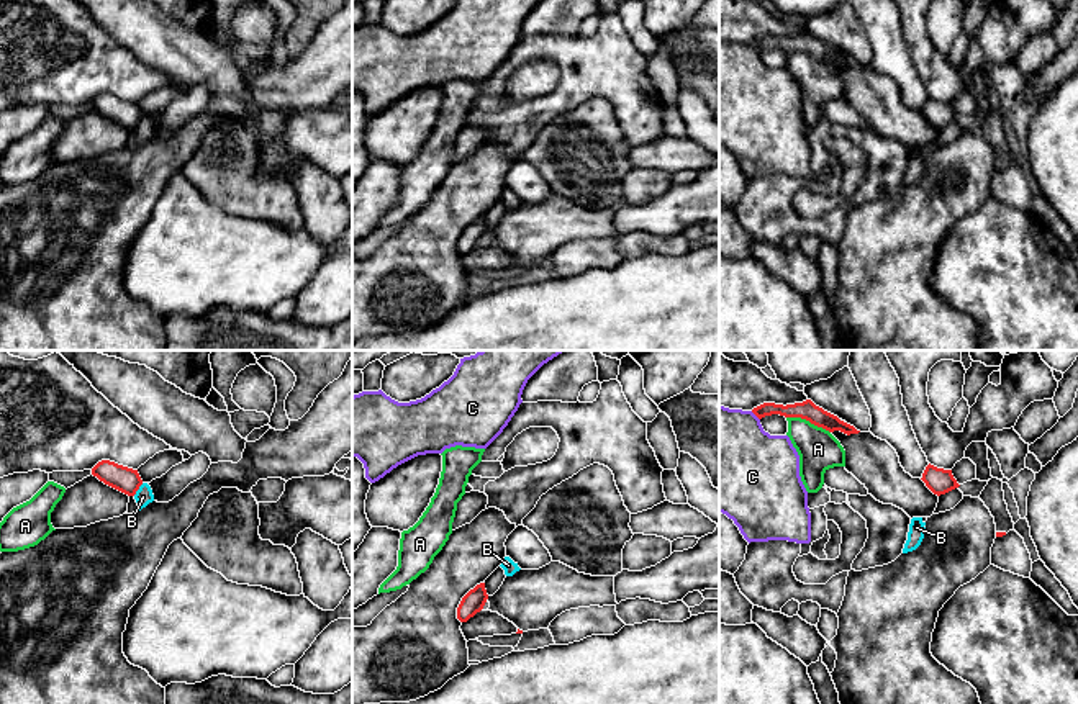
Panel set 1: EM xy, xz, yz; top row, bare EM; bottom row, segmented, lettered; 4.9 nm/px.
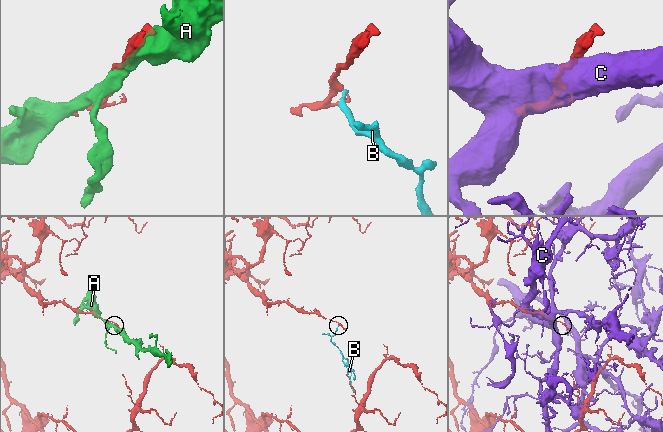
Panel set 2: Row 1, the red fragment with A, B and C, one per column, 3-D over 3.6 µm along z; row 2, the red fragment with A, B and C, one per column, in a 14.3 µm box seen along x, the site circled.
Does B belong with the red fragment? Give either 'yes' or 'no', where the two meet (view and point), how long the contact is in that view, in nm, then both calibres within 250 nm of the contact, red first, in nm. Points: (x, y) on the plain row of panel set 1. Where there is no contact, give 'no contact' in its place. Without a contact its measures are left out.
no | xy (138, 121) | 80 nm | 130/90 nm

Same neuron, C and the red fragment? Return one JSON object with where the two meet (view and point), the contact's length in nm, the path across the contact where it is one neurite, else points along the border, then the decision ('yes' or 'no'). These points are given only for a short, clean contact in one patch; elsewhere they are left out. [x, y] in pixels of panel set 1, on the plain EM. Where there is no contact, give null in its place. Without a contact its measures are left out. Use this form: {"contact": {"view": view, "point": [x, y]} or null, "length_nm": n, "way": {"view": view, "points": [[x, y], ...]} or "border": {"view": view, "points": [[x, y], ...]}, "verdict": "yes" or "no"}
{"contact": {"view": "yz", "point": [756, 48]}, "length_nm": 60, "verdict": "no"}

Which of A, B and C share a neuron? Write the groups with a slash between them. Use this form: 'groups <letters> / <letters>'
groups A / B / C

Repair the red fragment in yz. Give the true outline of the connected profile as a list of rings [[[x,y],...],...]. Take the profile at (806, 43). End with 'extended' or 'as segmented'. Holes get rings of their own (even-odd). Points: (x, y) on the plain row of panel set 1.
[[[811,33],[795,38],[775,38],[775,36],[763,36],[752,43],[752,46],[762,52],[765,49],[780,47],[785,51],[801,51],[809,54],[811,57],[822,61],[829,65],[840,64],[847,69],[858,67],[854,59],[840,54],[837,49],[824,44],[822,41],[816,39]]] | as segmented

